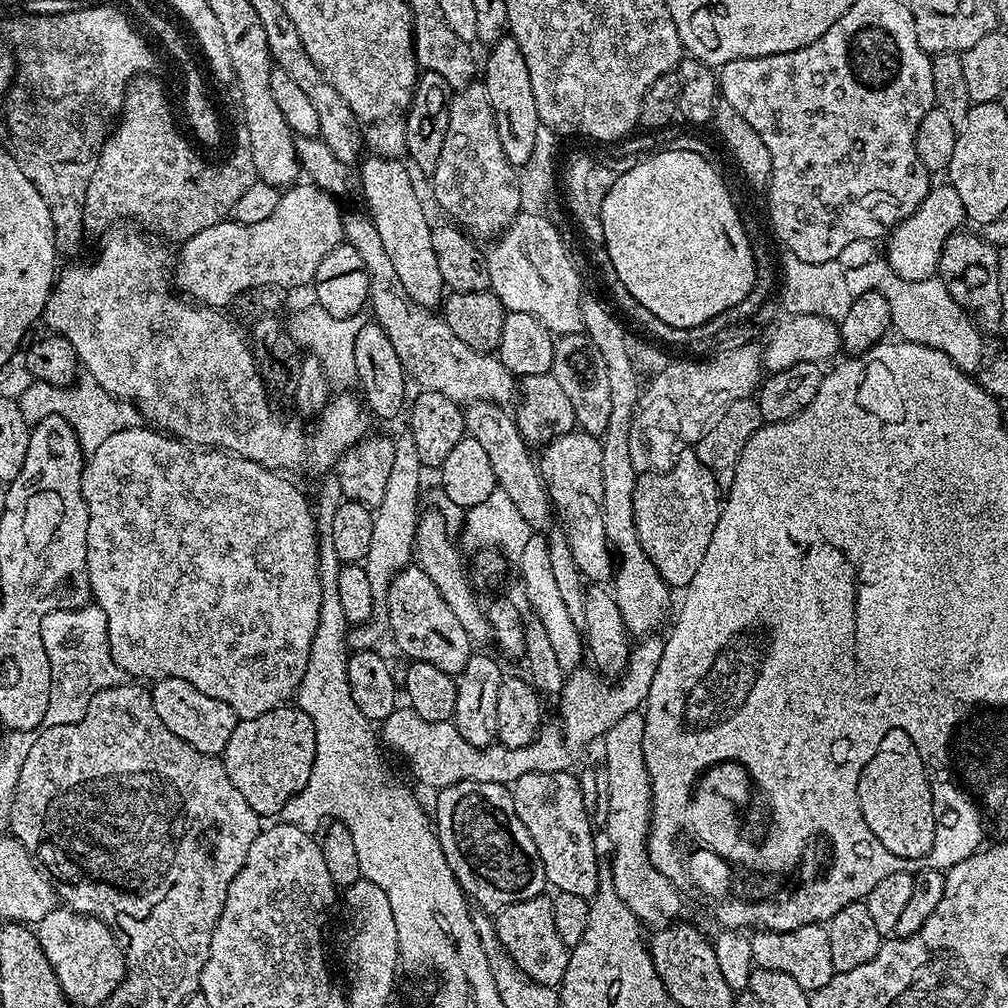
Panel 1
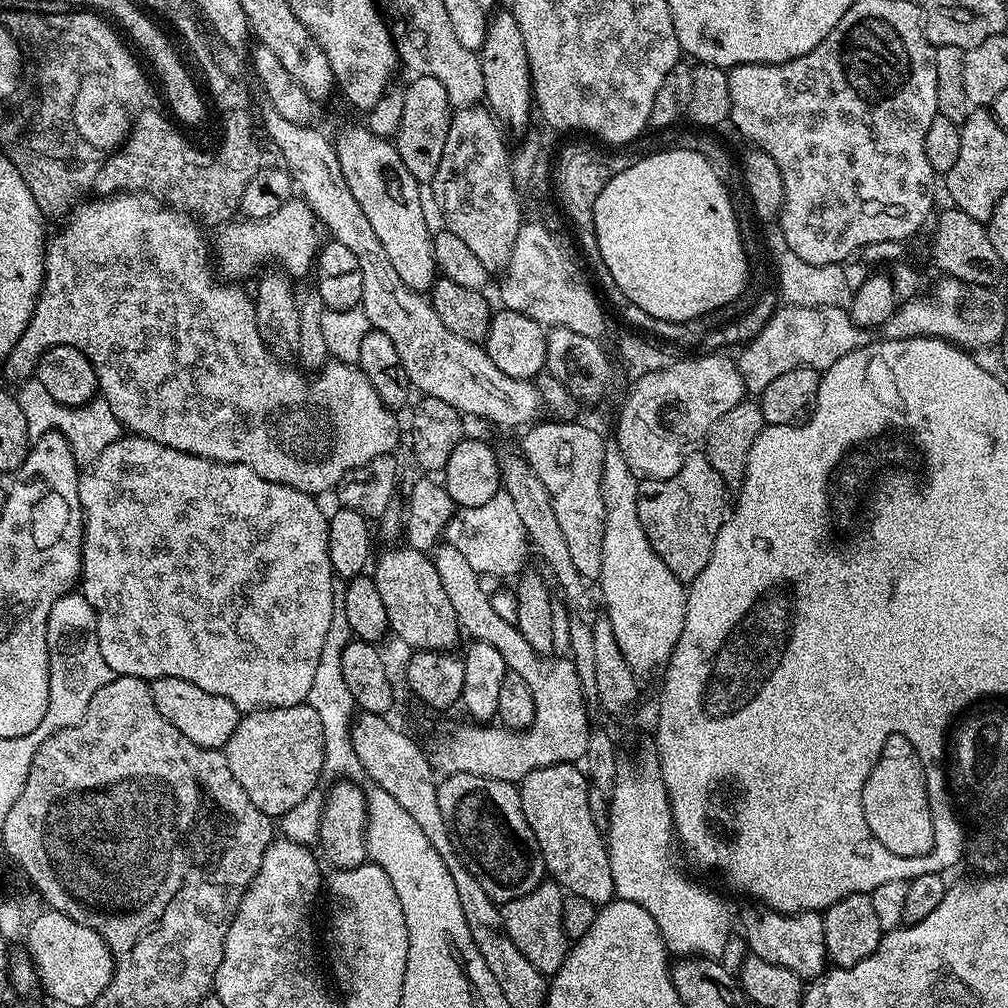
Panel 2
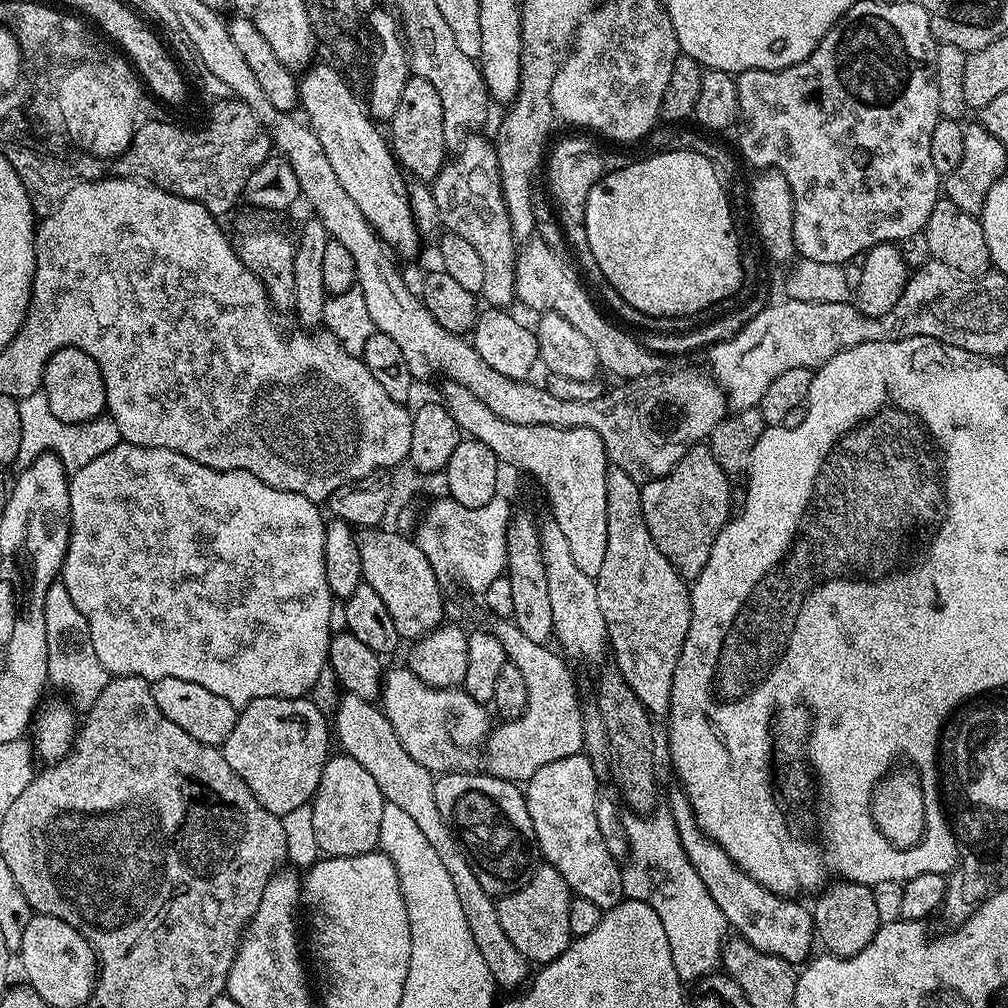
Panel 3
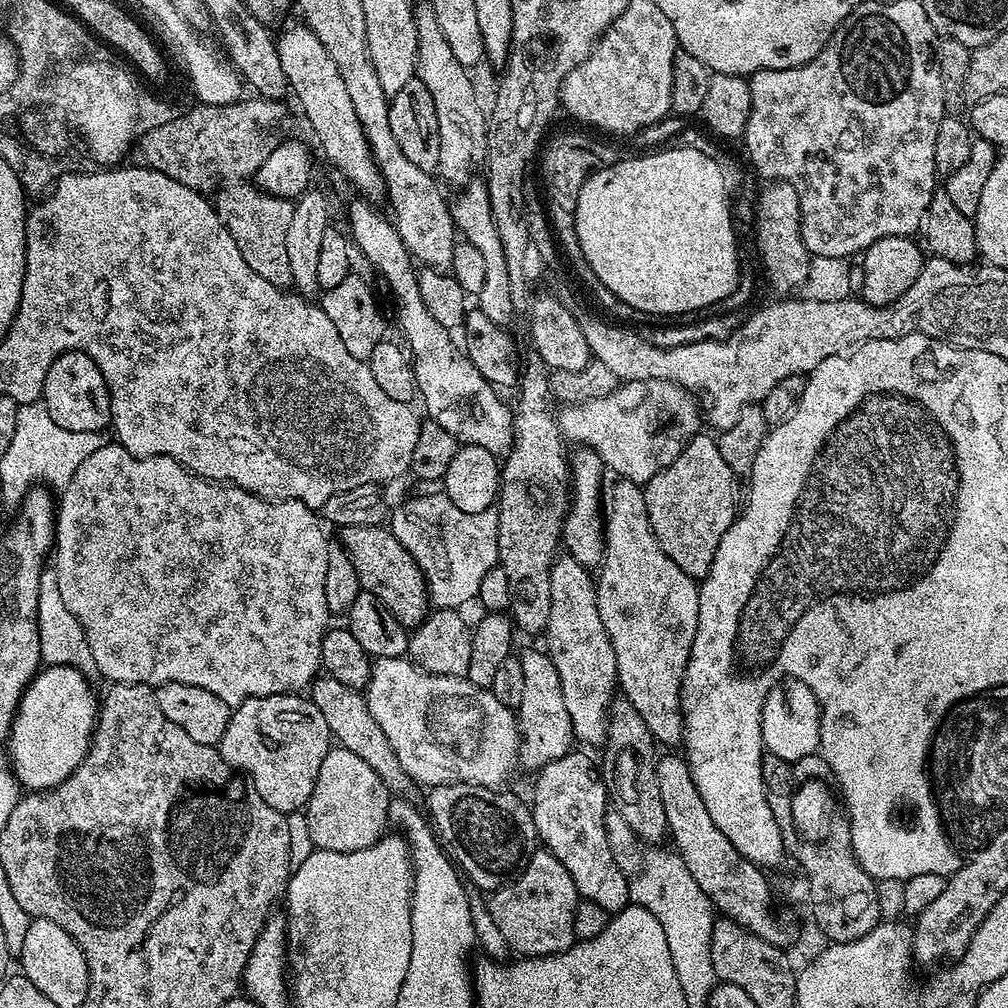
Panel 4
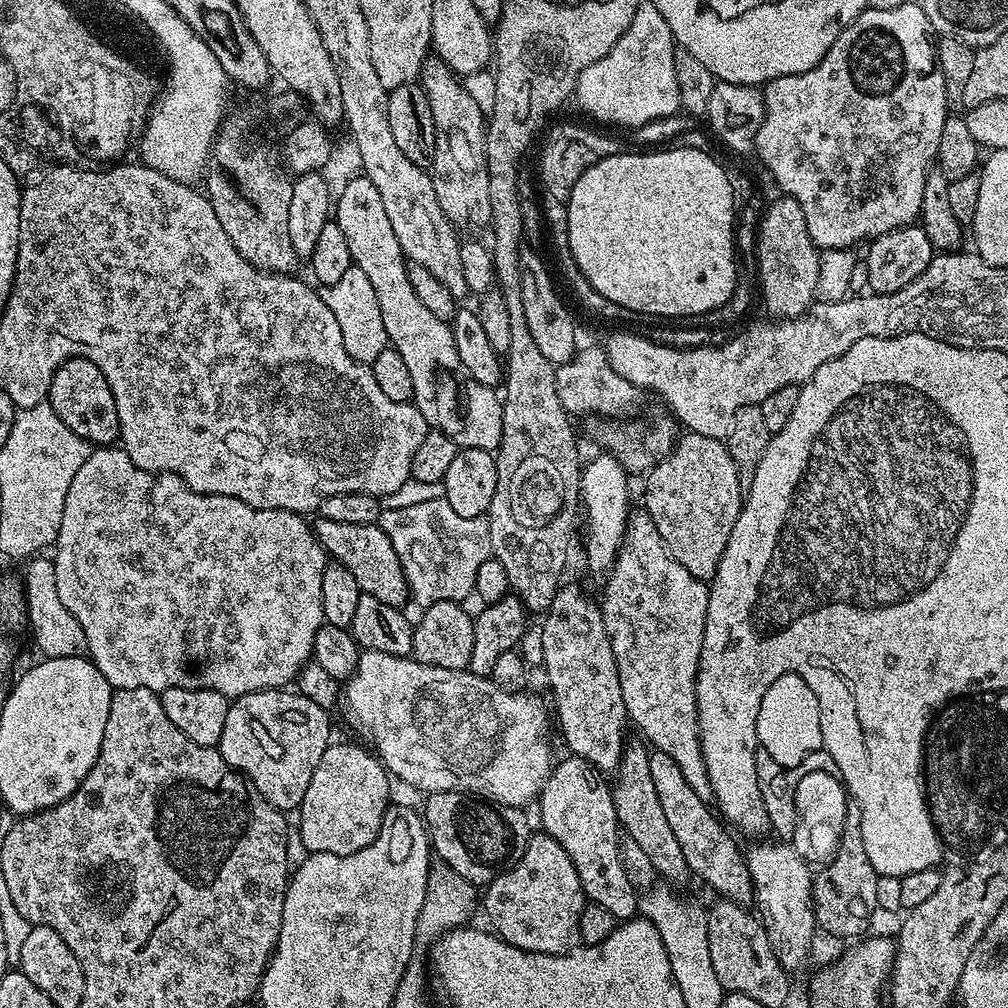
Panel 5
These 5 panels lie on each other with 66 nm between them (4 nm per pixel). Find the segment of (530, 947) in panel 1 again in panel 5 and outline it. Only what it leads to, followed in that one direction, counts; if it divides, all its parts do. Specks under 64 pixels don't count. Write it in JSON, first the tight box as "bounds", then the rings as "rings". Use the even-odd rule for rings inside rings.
{"bounds":[482,830,586,956],"rings":[[[540,830],[529,835],[528,845],[522,858],[512,868],[494,877],[482,892],[482,908],[488,915],[491,931],[495,932],[507,944],[518,946],[527,952],[561,956],[581,947],[580,911],[584,909],[586,897],[582,890],[582,882],[578,878],[578,870],[574,870],[574,862],[570,862],[570,854],[554,842],[548,833]]]}

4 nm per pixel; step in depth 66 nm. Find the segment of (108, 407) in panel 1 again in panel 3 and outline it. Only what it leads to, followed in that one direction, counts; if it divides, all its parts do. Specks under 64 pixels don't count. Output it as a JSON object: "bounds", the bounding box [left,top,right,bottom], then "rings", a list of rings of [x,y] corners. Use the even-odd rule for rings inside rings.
{"bounds":[16,391,120,472],"rings":[[[38,391],[24,396],[17,401],[19,417],[22,423],[22,437],[16,455],[17,463],[21,467],[32,464],[37,457],[52,453],[59,457],[68,471],[73,472],[86,466],[101,454],[106,454],[114,446],[120,444],[120,431],[111,417],[103,416],[86,423],[64,423],[54,414],[50,414],[50,404],[46,402],[44,392]]]}

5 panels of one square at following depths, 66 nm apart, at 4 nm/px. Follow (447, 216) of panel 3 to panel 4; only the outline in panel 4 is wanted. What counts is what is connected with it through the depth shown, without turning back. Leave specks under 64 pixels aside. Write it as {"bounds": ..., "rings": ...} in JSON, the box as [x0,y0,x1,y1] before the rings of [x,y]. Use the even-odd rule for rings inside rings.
{"bounds":[450,178,518,326],"rings":[[[473,178],[463,185],[462,190],[450,204],[452,211],[452,222],[456,231],[463,239],[471,242],[476,249],[482,253],[482,267],[486,270],[486,278],[482,282],[482,290],[478,297],[478,307],[490,322],[501,326],[511,325],[512,315],[517,315],[518,309],[514,306],[514,298],[510,294],[510,274],[506,270],[506,254],[502,254],[502,241],[498,239],[498,226],[494,226],[494,214],[491,210],[490,198],[488,197],[488,186],[483,179]]]}

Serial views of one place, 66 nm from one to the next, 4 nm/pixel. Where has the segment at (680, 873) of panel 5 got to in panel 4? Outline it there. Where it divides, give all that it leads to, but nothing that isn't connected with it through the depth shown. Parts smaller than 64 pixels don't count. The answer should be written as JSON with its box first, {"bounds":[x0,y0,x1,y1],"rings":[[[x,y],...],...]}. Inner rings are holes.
{"bounds":[602,699,668,845],"rings":[[[613,699],[608,708],[608,739],[604,750],[602,775],[604,785],[608,787],[611,807],[622,814],[627,825],[645,845],[659,845],[663,841],[660,839],[668,836],[668,823],[666,806],[662,806],[662,798],[658,798],[658,745],[650,730],[646,730],[646,722],[642,722],[638,710],[634,710],[626,699]]]}

